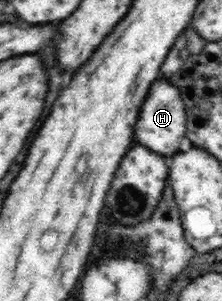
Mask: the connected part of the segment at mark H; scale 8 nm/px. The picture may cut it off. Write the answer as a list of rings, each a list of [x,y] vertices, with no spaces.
[[[161,77],[153,86],[149,88],[149,94],[145,98],[145,104],[141,106],[141,114],[135,126],[135,141],[138,144],[151,149],[154,153],[159,153],[163,157],[171,158],[173,154],[179,152],[181,140],[186,137],[187,130],[187,110],[181,102],[182,96],[178,88],[167,78]]]

